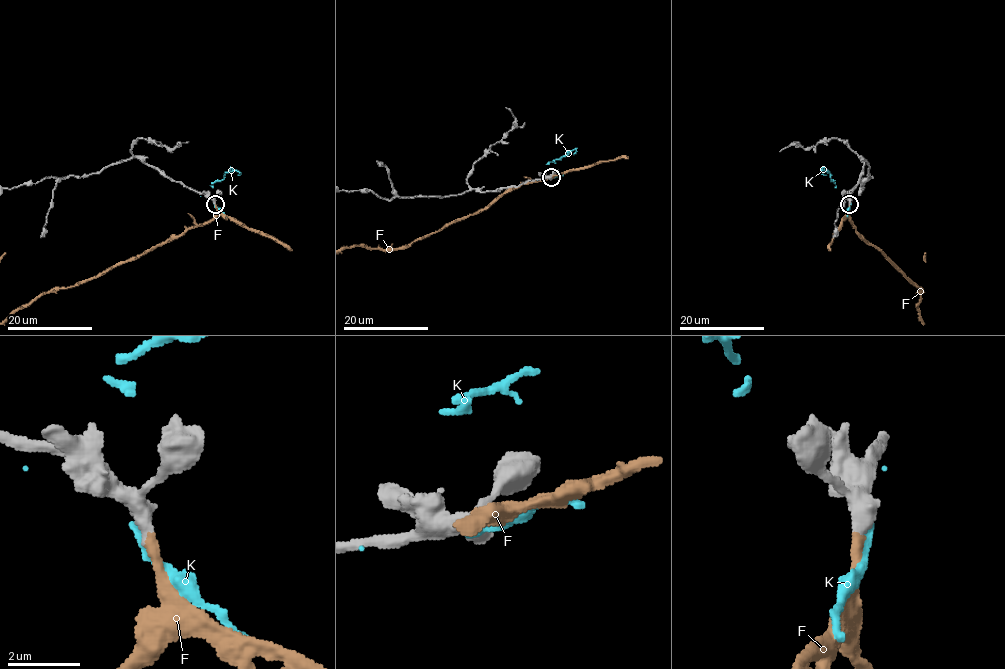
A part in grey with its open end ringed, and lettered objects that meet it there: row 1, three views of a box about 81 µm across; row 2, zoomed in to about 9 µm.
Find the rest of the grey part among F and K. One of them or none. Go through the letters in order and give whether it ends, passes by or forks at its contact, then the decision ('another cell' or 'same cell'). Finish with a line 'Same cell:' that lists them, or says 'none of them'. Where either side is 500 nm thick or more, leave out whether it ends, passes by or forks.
F: it ends | same cell
K: it ends | another cell
Same cell: F

